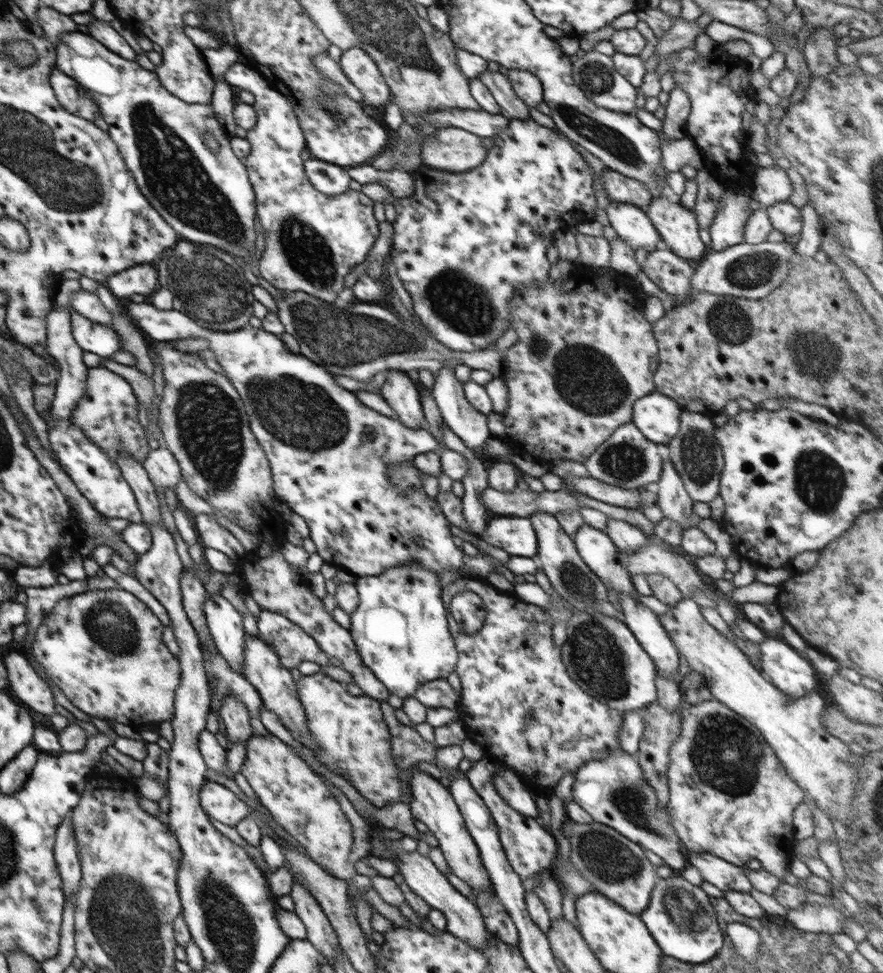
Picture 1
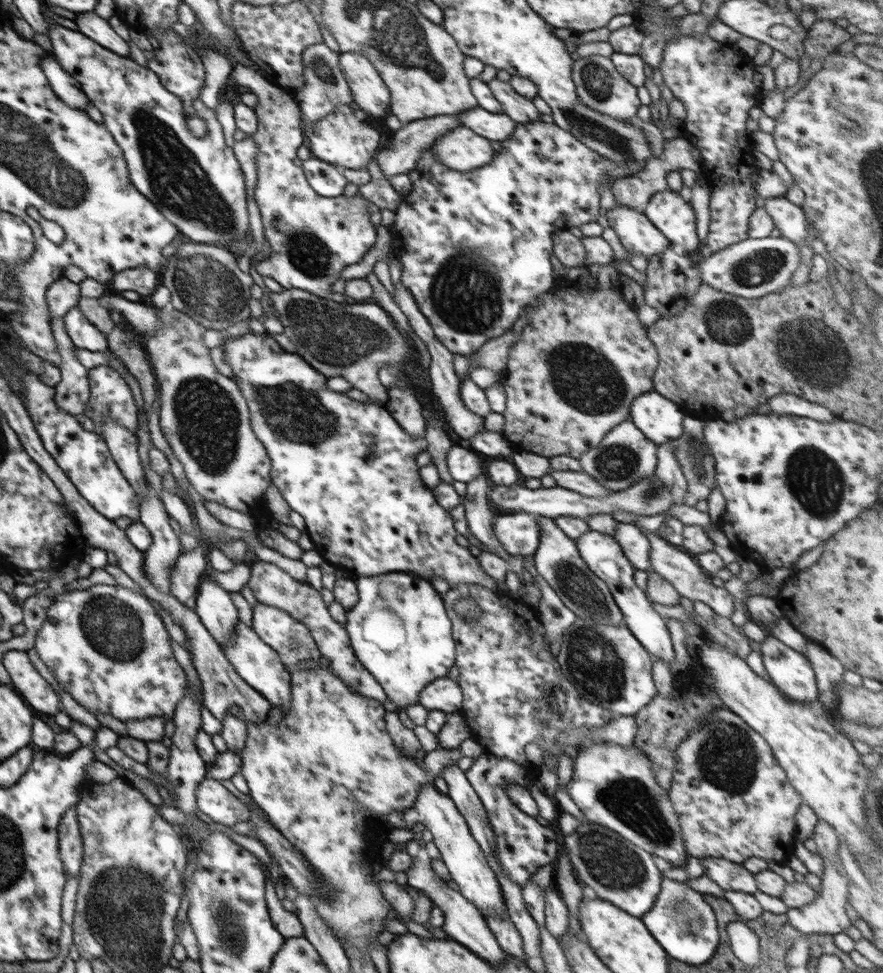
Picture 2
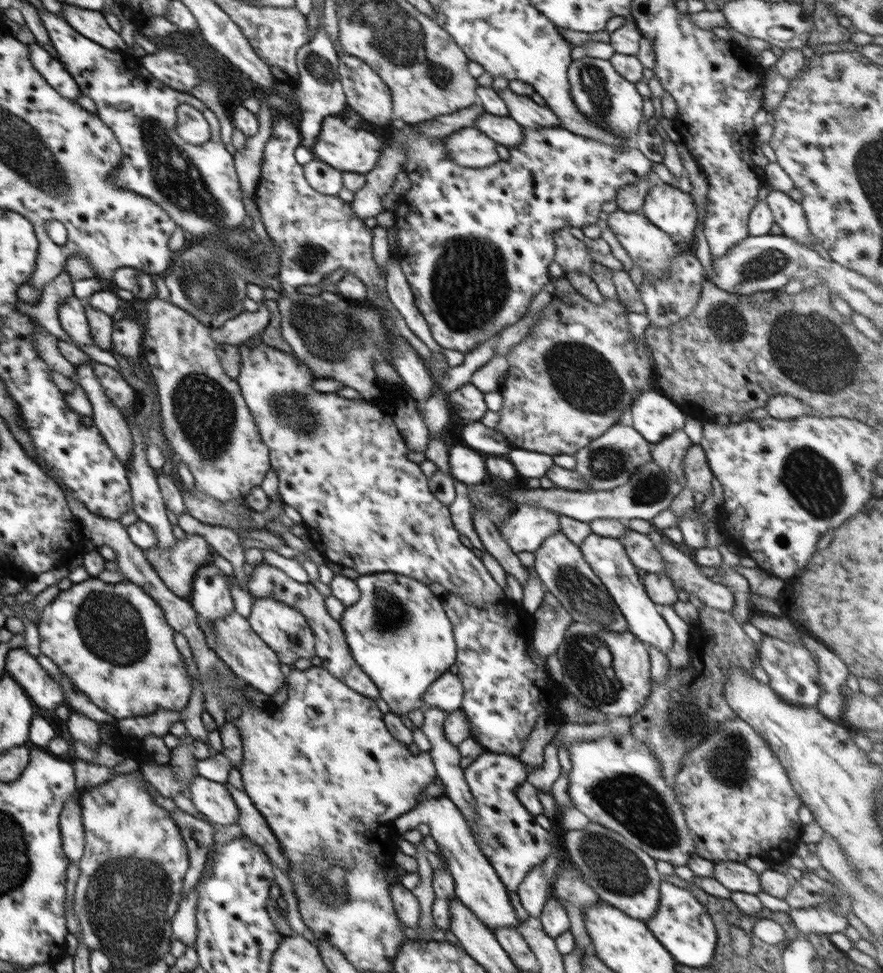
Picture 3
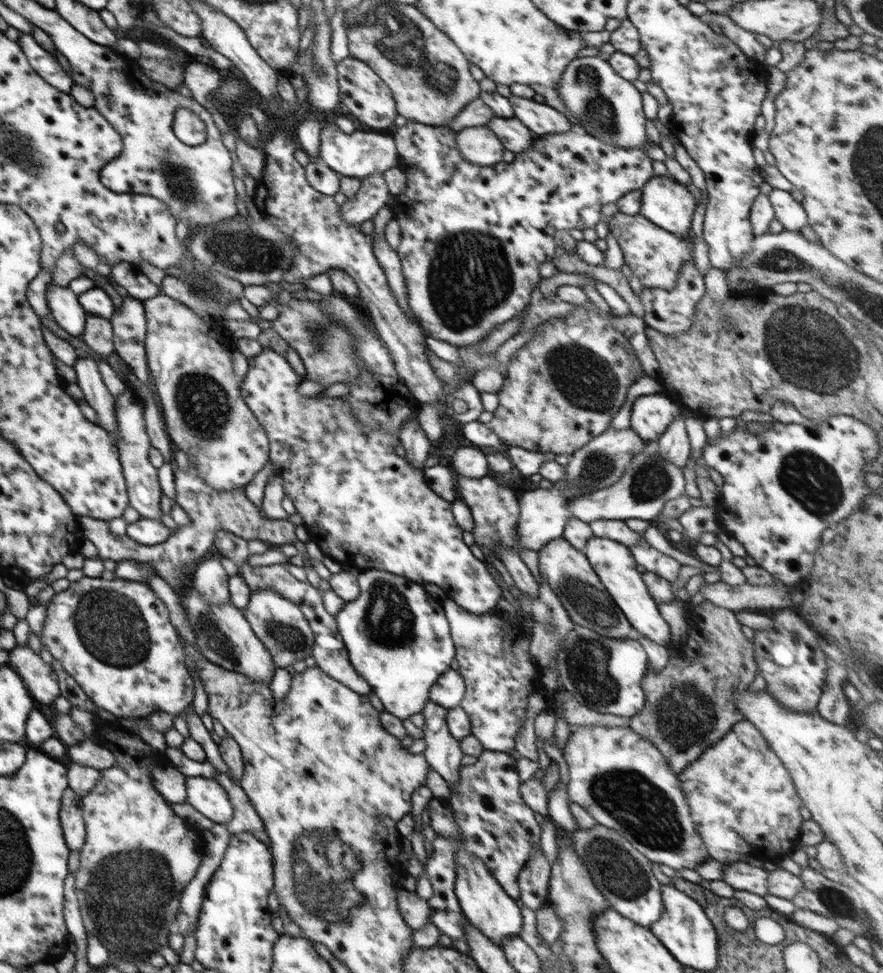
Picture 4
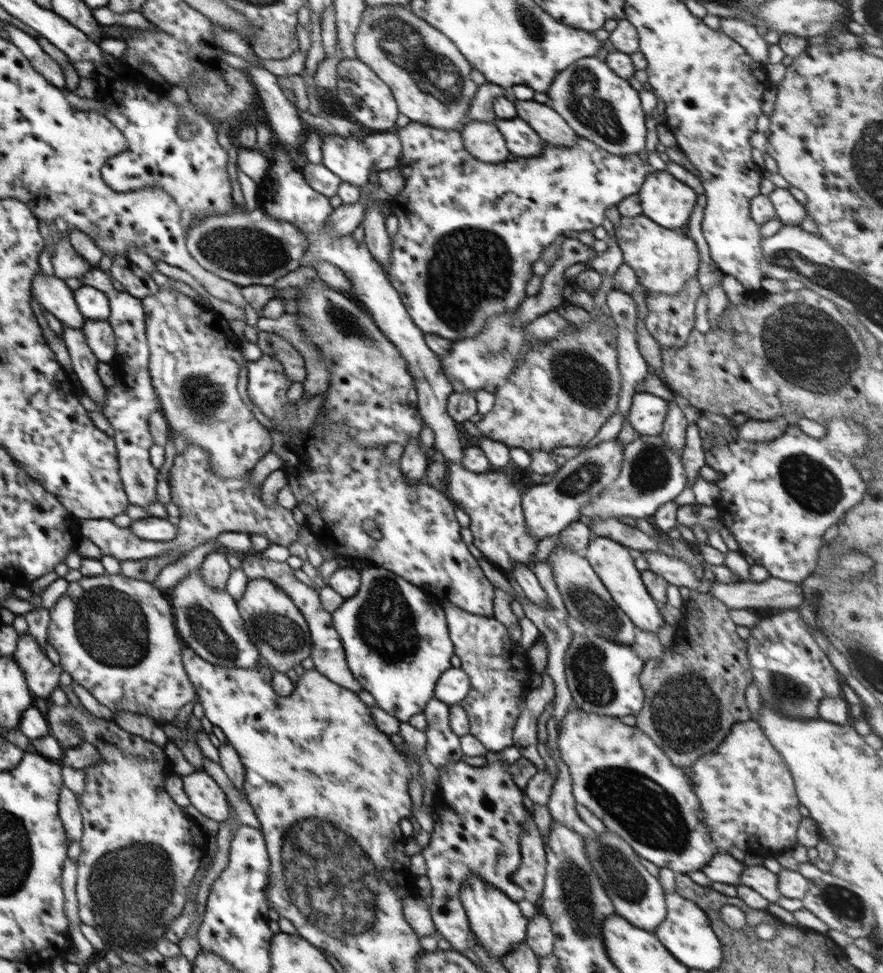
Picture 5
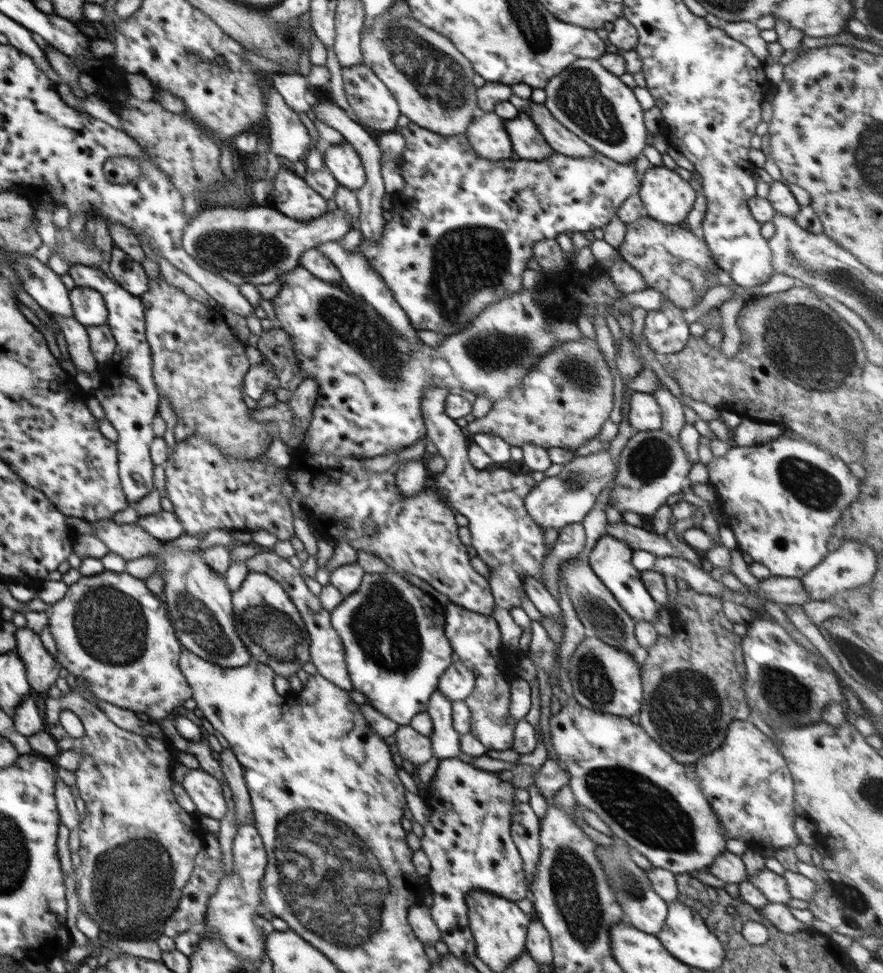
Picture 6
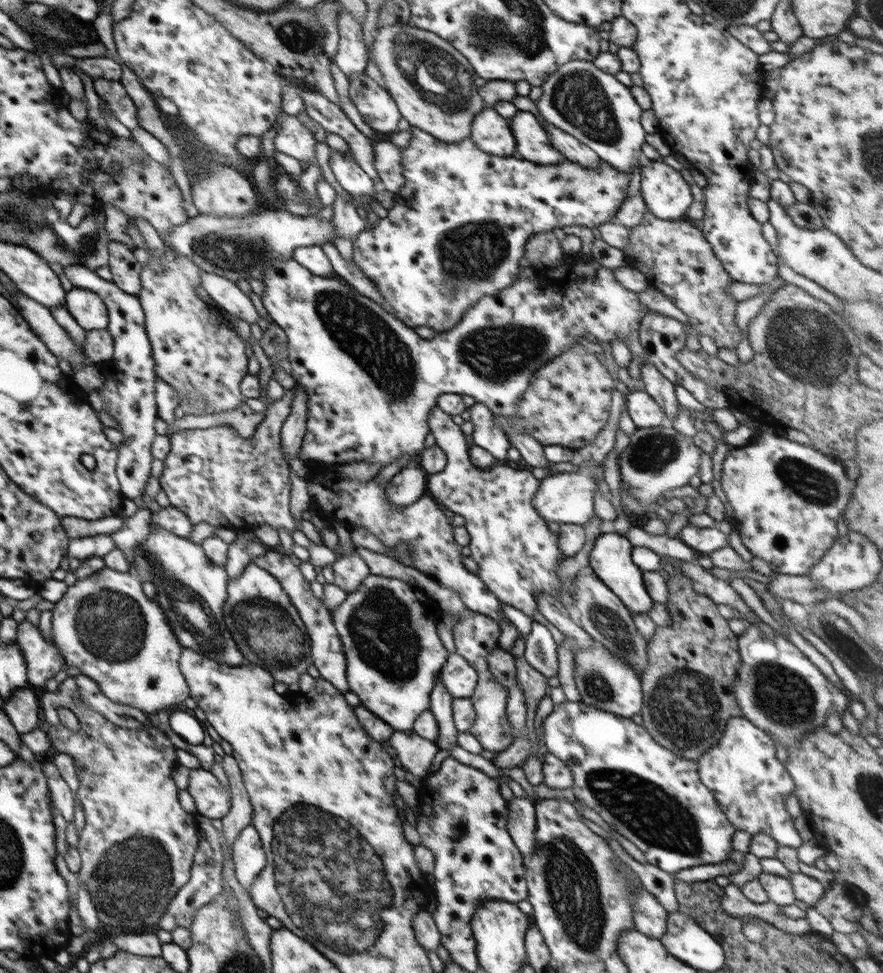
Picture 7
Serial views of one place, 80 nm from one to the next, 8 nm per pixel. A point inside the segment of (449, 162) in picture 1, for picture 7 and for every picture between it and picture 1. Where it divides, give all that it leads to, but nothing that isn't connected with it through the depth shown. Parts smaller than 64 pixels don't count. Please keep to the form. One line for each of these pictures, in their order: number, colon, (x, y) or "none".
2: (462, 149)
3: (469, 147)
4: (479, 145)
5: (483, 140)
6: (486, 133)
7: (491, 132)

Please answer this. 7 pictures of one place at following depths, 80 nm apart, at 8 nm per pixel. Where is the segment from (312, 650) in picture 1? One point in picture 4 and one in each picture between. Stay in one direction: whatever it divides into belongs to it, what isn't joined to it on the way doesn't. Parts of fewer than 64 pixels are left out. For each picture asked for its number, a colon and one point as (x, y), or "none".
2: (276, 627)
3: (285, 630)
4: (279, 623)

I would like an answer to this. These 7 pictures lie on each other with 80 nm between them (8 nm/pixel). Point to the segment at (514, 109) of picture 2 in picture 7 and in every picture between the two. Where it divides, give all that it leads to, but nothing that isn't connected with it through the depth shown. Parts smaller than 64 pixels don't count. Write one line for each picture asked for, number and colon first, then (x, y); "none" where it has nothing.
3: (522, 109)
4: (541, 119)
5: (547, 122)
6: (562, 140)
7: (572, 149)

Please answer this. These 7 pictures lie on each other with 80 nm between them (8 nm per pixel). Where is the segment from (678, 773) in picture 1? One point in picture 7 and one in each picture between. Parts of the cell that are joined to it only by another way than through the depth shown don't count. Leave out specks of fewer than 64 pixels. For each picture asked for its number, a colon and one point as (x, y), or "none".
2: (733, 800)
3: (737, 799)
4: (742, 800)
5: (746, 792)
6: (747, 782)
7: (744, 775)

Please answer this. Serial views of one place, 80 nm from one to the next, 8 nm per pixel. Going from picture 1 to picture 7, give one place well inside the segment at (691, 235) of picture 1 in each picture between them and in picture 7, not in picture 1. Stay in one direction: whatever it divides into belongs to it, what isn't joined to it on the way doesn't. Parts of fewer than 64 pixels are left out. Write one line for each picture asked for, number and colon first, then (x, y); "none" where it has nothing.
2: (669, 211)
3: (667, 207)
4: (665, 202)
5: (667, 201)
6: (668, 198)
7: (667, 195)

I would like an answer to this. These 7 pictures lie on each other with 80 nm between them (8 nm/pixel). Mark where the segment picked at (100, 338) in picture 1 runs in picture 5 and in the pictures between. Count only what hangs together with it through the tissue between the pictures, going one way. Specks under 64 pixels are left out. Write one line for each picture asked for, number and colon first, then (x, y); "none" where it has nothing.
2: (84, 334)
3: (73, 320)
4: (63, 303)
5: (53, 294)

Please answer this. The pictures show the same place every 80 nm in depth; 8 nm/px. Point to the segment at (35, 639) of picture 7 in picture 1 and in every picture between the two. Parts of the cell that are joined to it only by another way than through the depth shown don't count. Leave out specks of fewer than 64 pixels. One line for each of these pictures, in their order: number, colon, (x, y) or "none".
1: (27, 687)
2: (32, 687)
3: (44, 692)
4: (41, 681)
5: (42, 676)
6: (42, 668)

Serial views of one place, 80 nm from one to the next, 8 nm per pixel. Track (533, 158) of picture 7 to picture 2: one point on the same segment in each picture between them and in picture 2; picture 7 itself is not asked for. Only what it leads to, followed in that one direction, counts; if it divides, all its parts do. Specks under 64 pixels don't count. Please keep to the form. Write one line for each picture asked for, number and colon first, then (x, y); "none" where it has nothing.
2: (498, 127)
3: (504, 130)
4: (515, 136)
5: (521, 140)
6: (527, 141)

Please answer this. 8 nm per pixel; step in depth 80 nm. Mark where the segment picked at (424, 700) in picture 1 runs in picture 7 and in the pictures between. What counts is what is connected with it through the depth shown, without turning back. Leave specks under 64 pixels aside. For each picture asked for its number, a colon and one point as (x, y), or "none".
2: (444, 694)
3: (446, 693)
4: (449, 690)
5: (453, 685)
6: (457, 682)
7: (459, 678)

